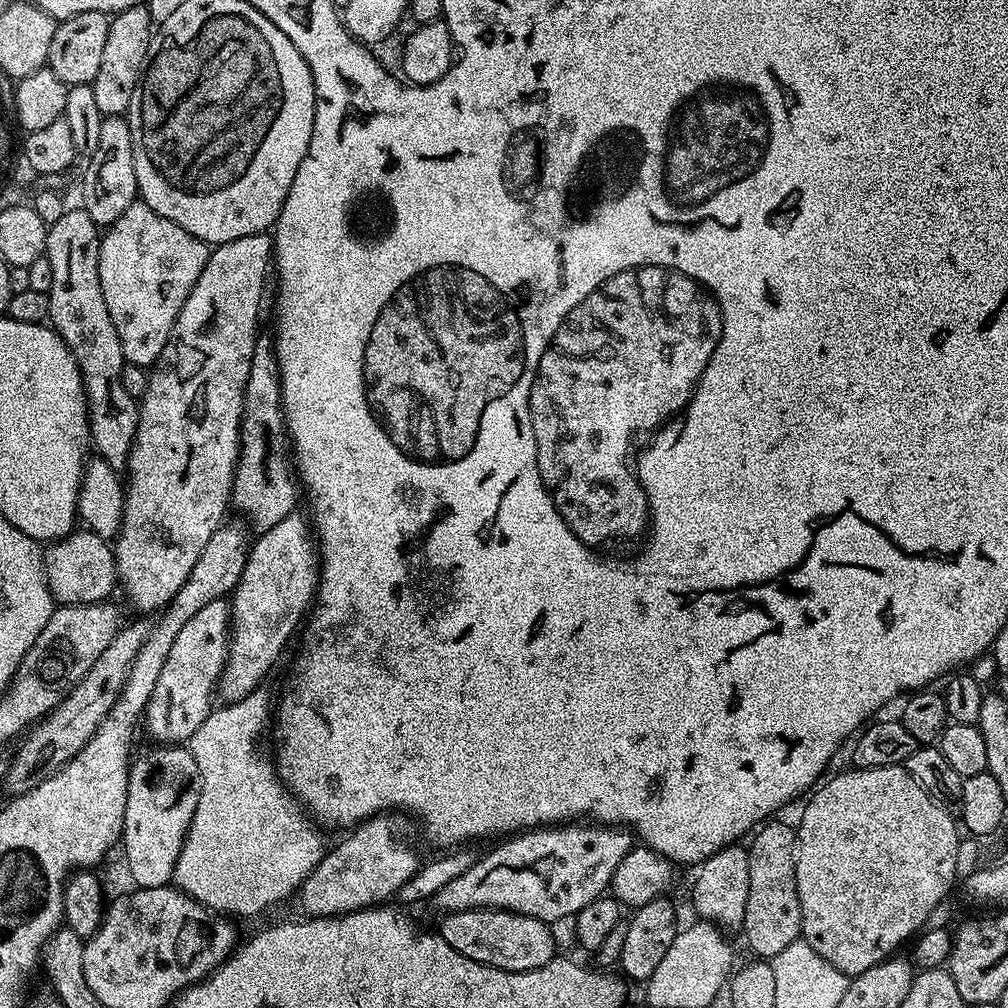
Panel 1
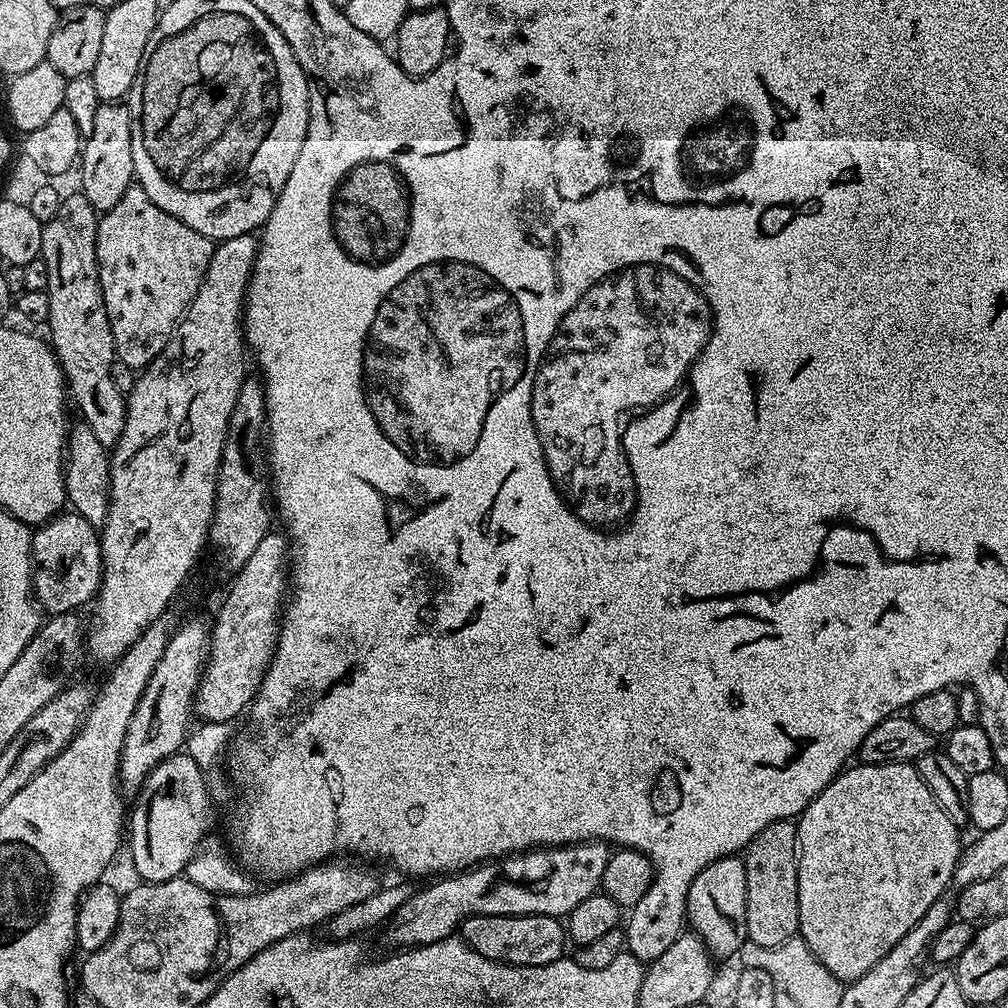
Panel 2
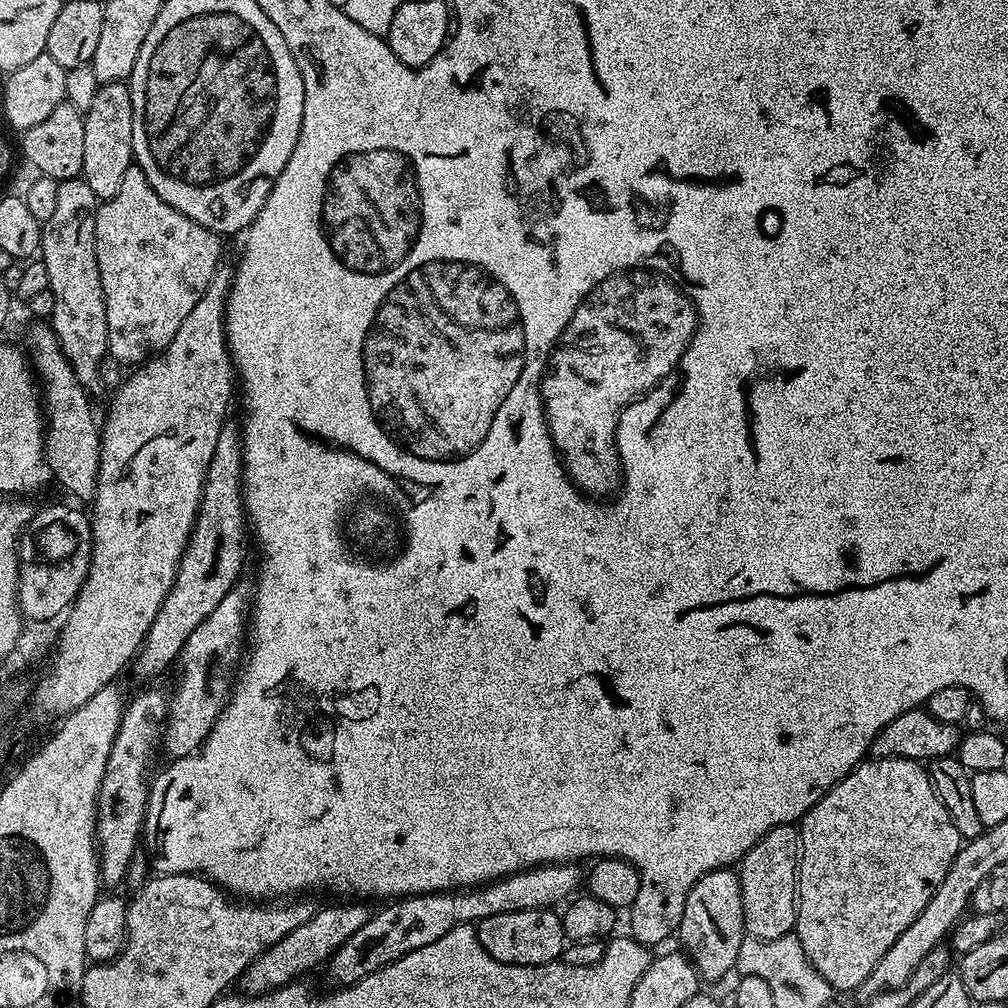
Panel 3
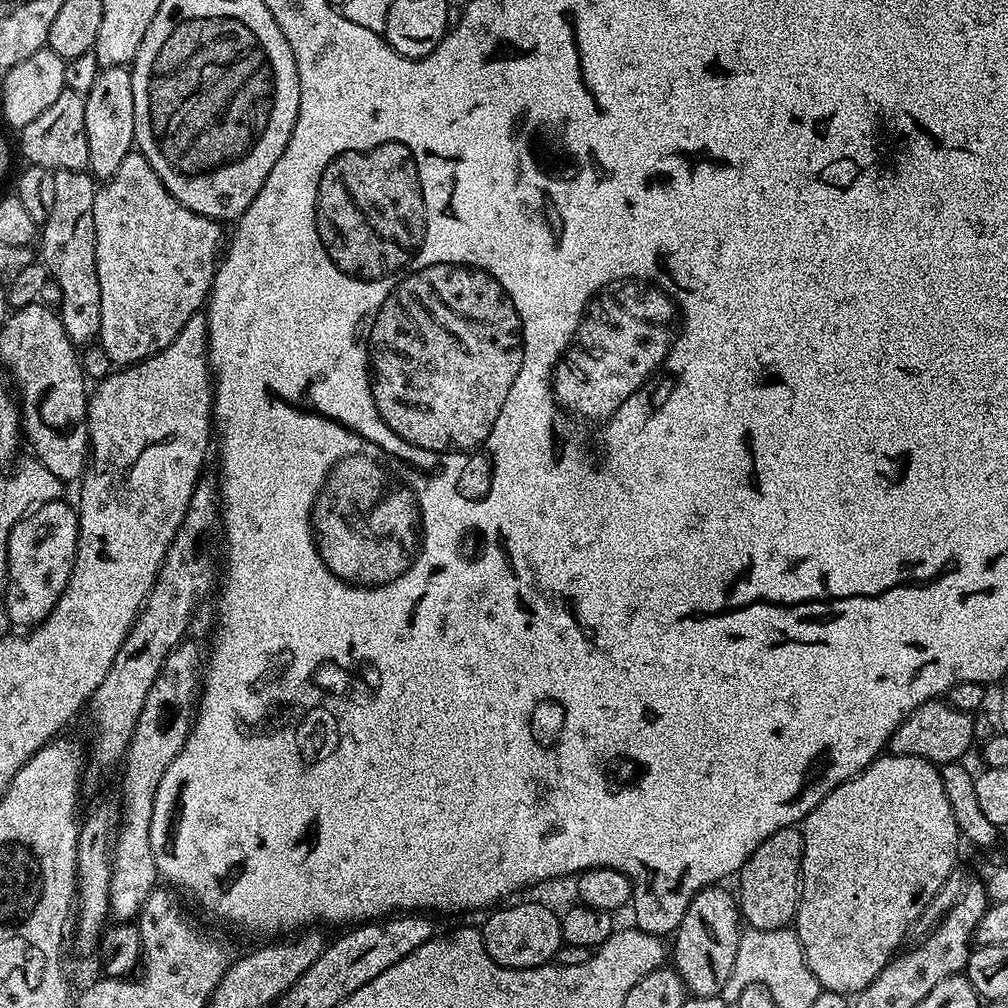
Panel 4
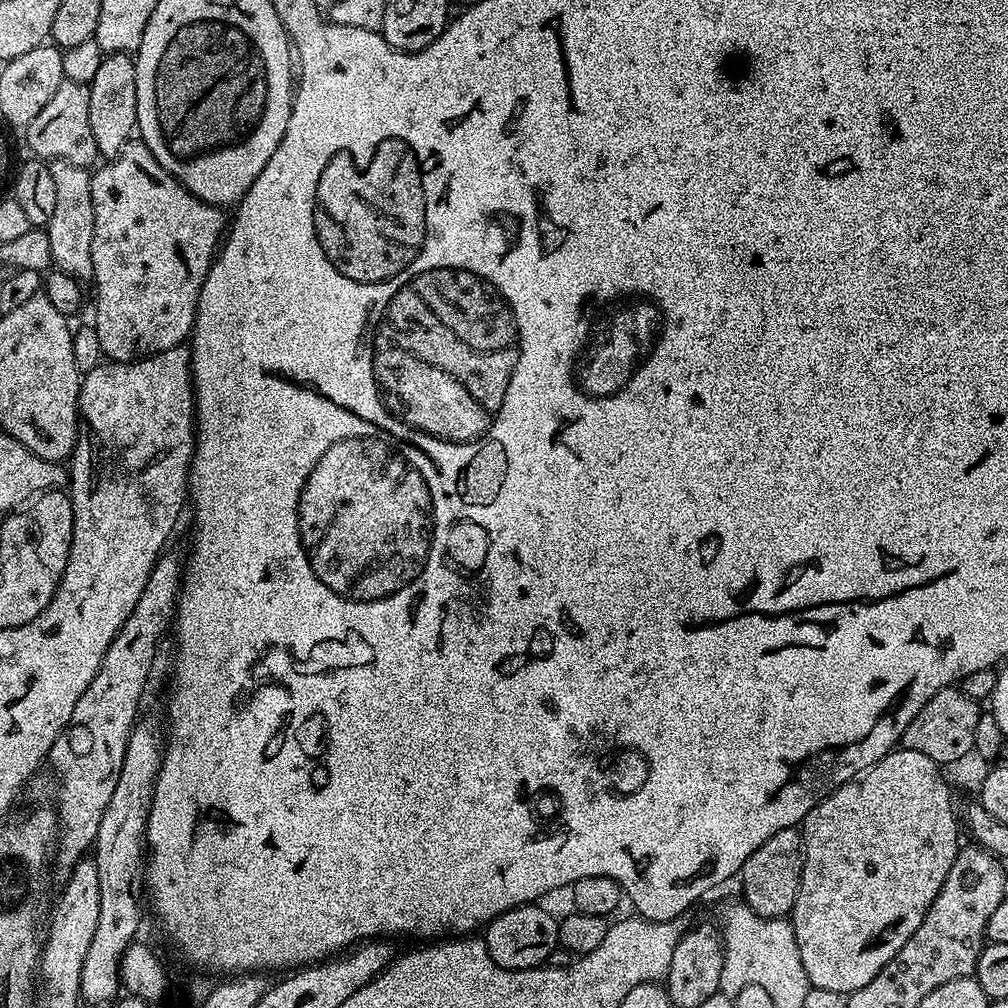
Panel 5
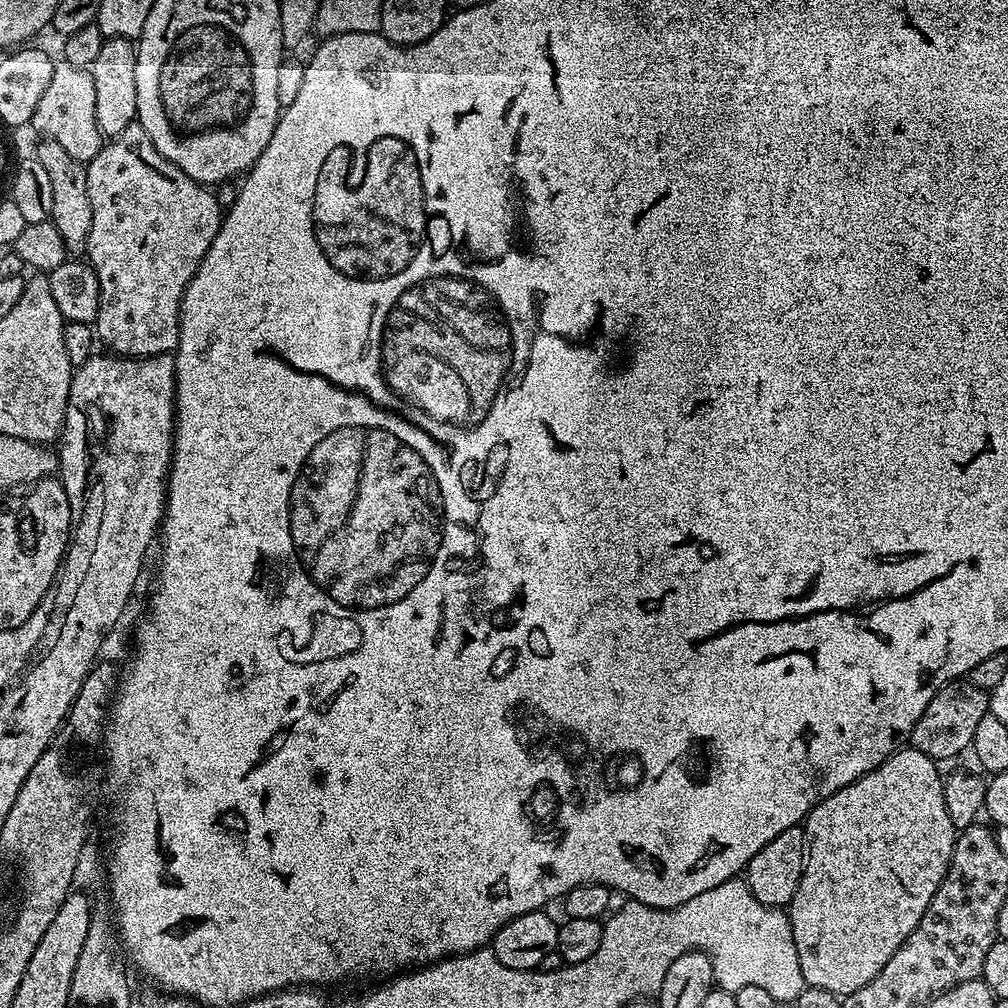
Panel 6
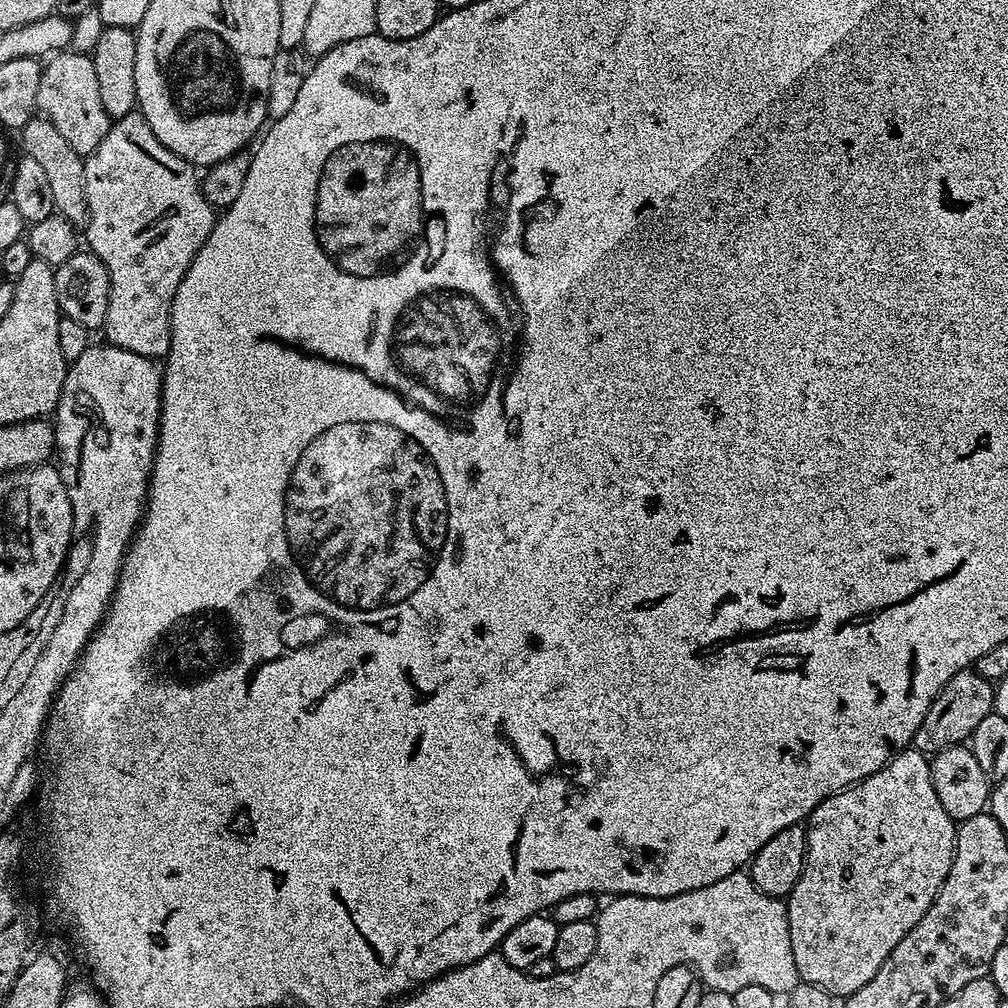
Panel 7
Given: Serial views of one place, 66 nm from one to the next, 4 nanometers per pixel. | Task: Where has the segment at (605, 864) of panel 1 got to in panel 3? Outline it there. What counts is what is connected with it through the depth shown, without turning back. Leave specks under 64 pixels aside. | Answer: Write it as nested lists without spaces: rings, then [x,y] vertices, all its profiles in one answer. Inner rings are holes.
[[[572,862],[541,864],[518,871],[512,876],[504,876],[500,880],[493,880],[491,884],[467,890],[431,892],[393,899],[387,906],[381,907],[384,908],[381,912],[373,911],[366,926],[358,929],[354,938],[346,938],[346,942],[342,942],[332,959],[327,961],[326,969],[332,975],[333,985],[357,984],[362,978],[382,970],[386,965],[398,962],[406,954],[422,950],[422,946],[430,946],[430,942],[438,942],[438,938],[442,938],[442,934],[450,934],[456,924],[475,925],[490,918],[490,914],[552,908],[559,900],[567,901],[577,891],[575,888],[582,884],[582,872],[576,868],[579,867]]]

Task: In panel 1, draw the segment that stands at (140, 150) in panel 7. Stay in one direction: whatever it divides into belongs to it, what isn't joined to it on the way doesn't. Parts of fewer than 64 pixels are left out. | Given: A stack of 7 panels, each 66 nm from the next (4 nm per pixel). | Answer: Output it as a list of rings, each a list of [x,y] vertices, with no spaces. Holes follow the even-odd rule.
[[[139,198],[130,206],[126,206],[126,211],[113,224],[107,225],[103,229],[100,238],[100,253],[98,254],[98,278],[102,282],[102,298],[106,298],[106,310],[110,310],[110,322],[114,322],[114,330],[118,330],[118,342],[122,342],[122,354],[129,365],[137,364],[138,367],[147,369],[156,363],[170,338],[170,330],[174,330],[174,322],[178,318],[190,290],[194,290],[194,282],[198,282],[198,274],[202,274],[202,270],[206,266],[209,251],[209,245],[204,241],[194,238],[194,234],[182,230],[182,226],[178,226],[178,222],[170,222],[170,218],[162,218],[162,214],[150,210],[150,206],[146,206],[144,201]]]

